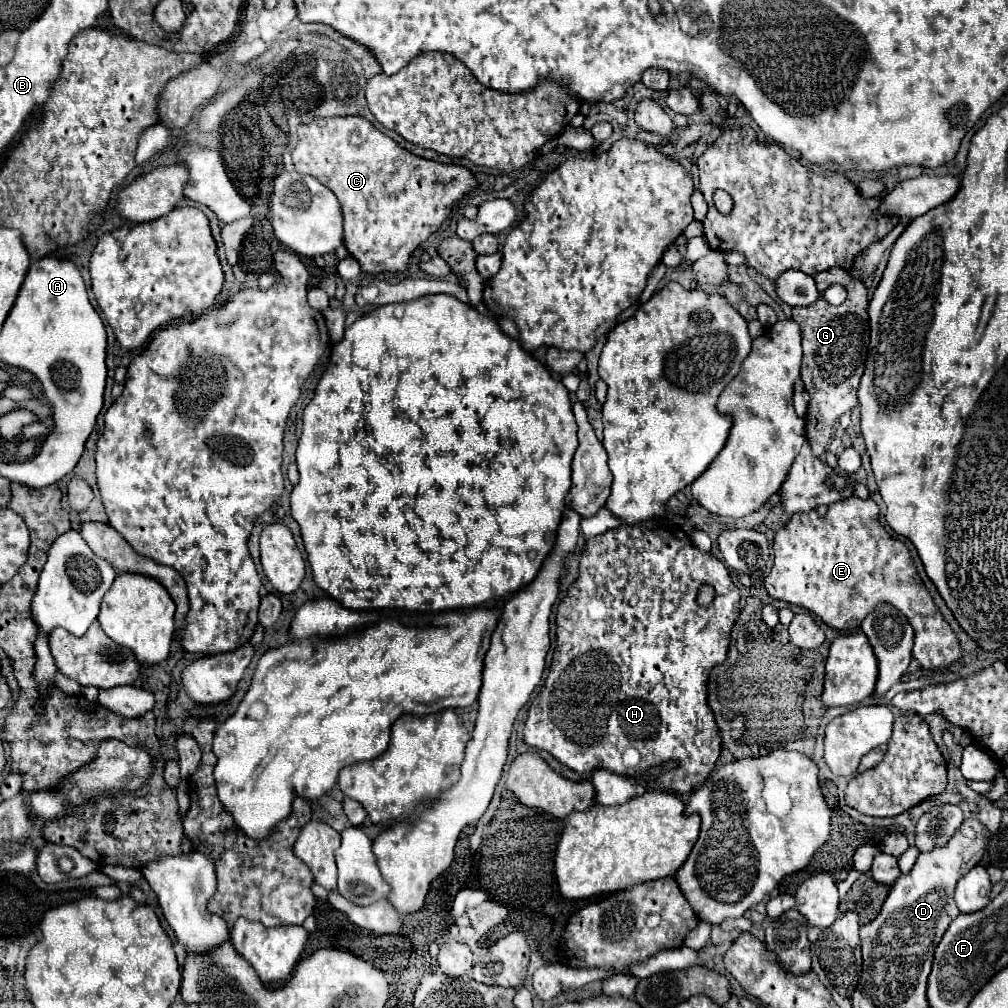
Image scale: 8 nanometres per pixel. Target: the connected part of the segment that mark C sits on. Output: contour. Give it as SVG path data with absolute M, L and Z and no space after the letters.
M361 116L319 118L297 128L299 142L293 150L295 172L321 180L339 200L343 210L343 238L349 254L367 274L403 272L415 248L425 242L449 218L453 206L477 186L475 176L457 164L441 164L413 156L395 140L381 134L369 120Z

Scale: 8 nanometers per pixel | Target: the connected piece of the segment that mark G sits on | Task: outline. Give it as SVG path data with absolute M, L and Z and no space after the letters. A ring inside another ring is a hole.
M833 268L833 270L825 270L813 276L817 282L817 290L819 290L819 298L817 302L809 304L809 306L797 306L793 308L793 320L801 326L801 336L803 336L803 364L801 364L801 380L805 384L805 390L811 394L811 402L807 408L807 416L805 416L805 424L807 424L807 438L809 444L813 446L813 454L821 456L833 436L833 426L829 426L833 420L837 420L841 414L849 412L851 408L857 406L857 386L859 380L863 376L863 360L867 356L867 346L869 346L869 316L867 316L867 306L869 306L869 296L867 296L867 288L863 284L863 280L855 280L851 278L845 270L841 268ZM831 284L841 284L847 290L847 300L841 306L831 306L825 298L823 292L831 286Z

